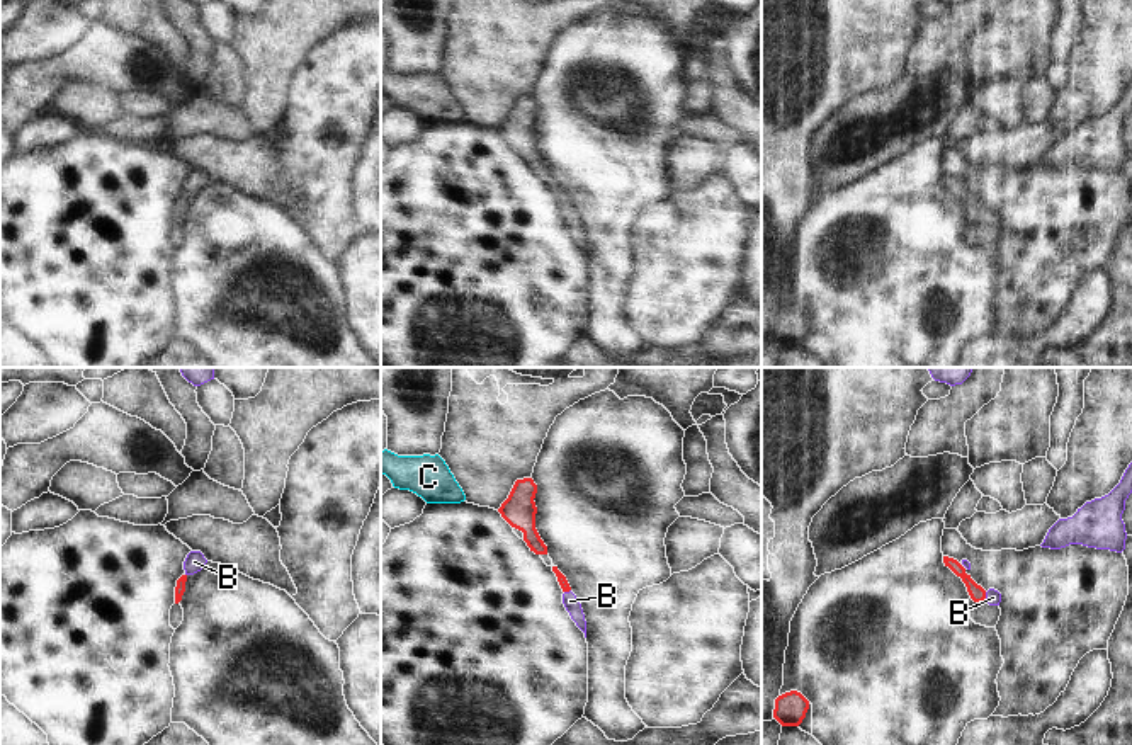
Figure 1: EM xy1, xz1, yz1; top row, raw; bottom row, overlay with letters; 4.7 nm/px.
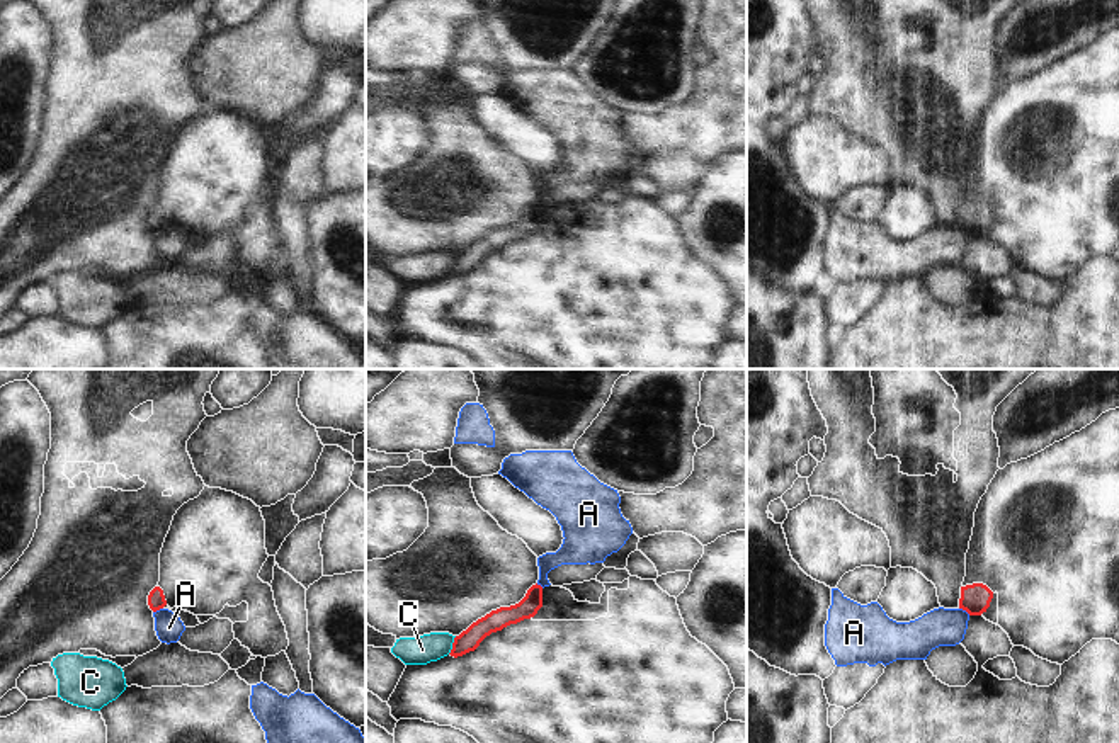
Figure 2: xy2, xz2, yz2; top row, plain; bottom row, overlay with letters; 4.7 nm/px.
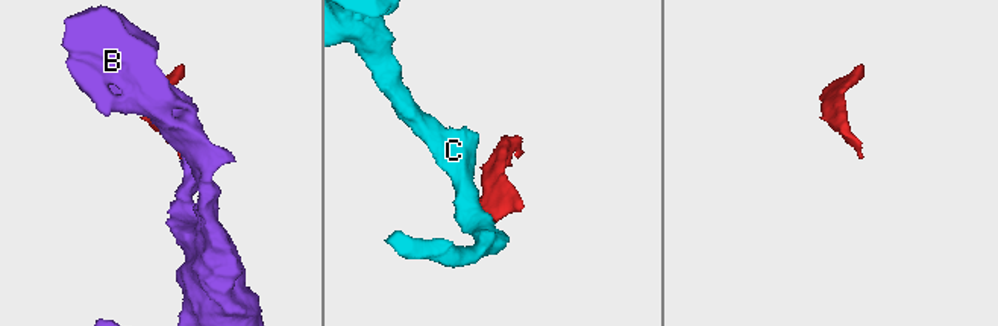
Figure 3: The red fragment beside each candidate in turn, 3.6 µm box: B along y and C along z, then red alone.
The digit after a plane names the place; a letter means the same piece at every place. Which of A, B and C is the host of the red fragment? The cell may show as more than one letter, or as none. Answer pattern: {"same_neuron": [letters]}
{"same_neuron": ["B"]}

